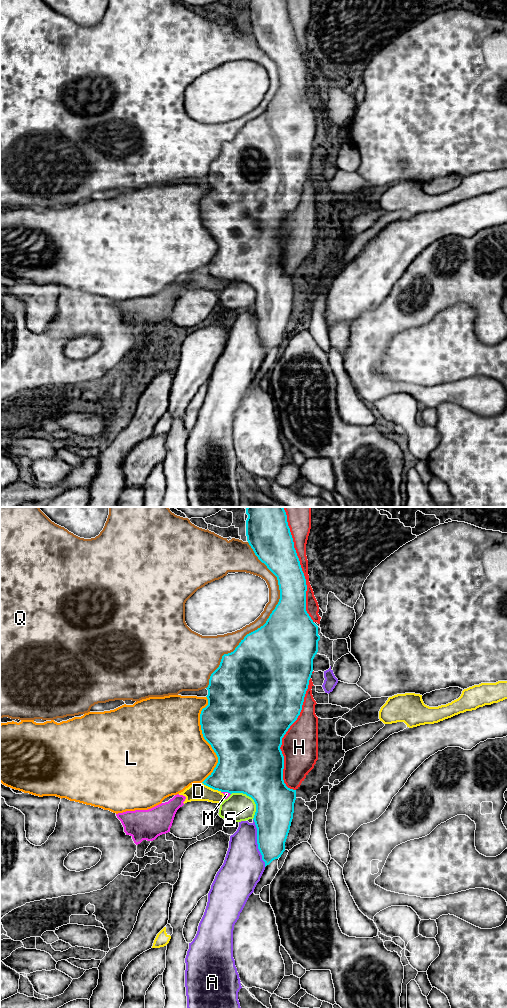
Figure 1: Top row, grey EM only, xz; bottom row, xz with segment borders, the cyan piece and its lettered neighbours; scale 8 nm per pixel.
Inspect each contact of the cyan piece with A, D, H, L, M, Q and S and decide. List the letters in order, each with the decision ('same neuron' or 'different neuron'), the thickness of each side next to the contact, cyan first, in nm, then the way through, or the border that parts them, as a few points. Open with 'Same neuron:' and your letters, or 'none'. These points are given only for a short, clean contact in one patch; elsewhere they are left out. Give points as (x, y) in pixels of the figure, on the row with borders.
Same neuron: none
A: different neuron; calibres 300 and 320 nm
D: different neuron; calibres 360 and 140 nm
H: different neuron; calibres 500 and 300 nm
L: different neuron; calibres 480 and 500 nm
M: different neuron; calibres 440 and 50 nm
Q: different neuron; calibres 480 and 100 nm
S: different neuron; calibres 460 and 220 nm

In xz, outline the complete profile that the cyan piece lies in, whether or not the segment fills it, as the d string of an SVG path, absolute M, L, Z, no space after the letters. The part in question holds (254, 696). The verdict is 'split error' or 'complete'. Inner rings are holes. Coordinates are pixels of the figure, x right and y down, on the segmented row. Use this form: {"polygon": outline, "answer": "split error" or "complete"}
{"polygon": "M247 507L247 541L258 559L277 577L280 599L266 623L247 634L235 650L222 656L219 667L211 674L208 705L200 714L204 739L218 757L213 772L202 782L221 792L243 793L256 804L254 822L257 828L257 844L265 867L281 857L290 830L296 800L296 790L286 786L283 780L284 756L280 749L282 738L297 720L313 672L313 659L318 652L318 626L306 611L306 579L294 548L293 538L283 507Z", "answer": "complete"}

